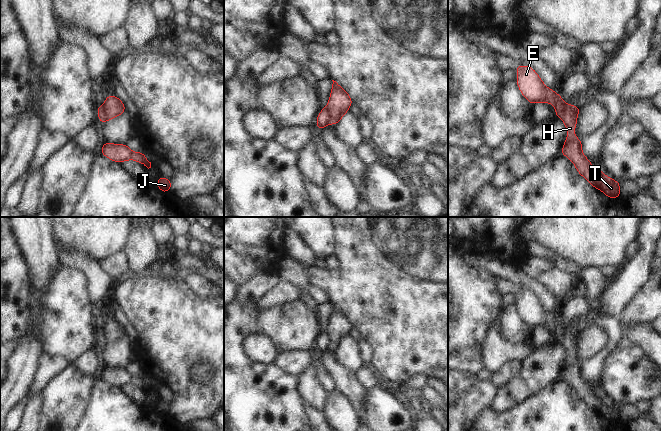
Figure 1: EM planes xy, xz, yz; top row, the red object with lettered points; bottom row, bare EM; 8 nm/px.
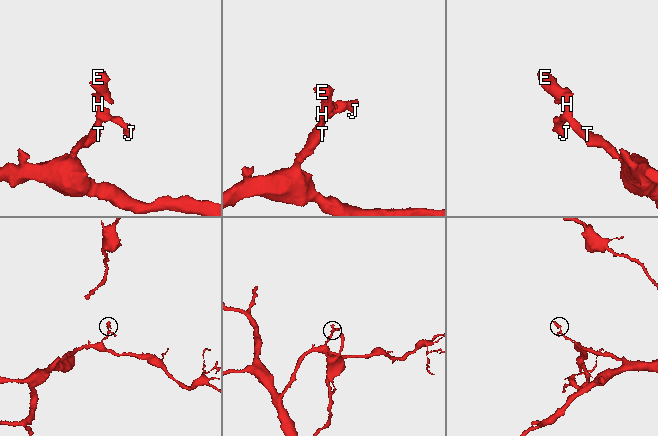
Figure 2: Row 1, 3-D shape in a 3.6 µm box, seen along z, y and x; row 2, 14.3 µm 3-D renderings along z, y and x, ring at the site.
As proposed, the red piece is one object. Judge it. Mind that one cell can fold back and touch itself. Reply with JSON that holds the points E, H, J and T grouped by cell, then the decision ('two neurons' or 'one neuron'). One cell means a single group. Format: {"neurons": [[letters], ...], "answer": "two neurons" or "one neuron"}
{"neurons": [["E"], ["H", "J", "T"]], "answer": "two neurons"}

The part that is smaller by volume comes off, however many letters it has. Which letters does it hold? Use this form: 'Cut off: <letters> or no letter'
Cut off: E

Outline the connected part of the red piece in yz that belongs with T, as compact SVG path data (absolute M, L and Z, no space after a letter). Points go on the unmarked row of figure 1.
M565 329L559 342L564 346L567 362L561 373L561 379L569 382L577 396L584 401L595 413L602 415L609 423L622 421L620 405L606 400L603 395L593 390L582 376L582 365L574 358L580 331L578 329Z

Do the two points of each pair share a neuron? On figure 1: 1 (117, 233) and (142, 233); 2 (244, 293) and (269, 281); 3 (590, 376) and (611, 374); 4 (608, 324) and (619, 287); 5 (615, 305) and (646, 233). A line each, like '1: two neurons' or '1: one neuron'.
1: two neurons
2: one neuron
3: two neurons
4: two neurons
5: one neuron

